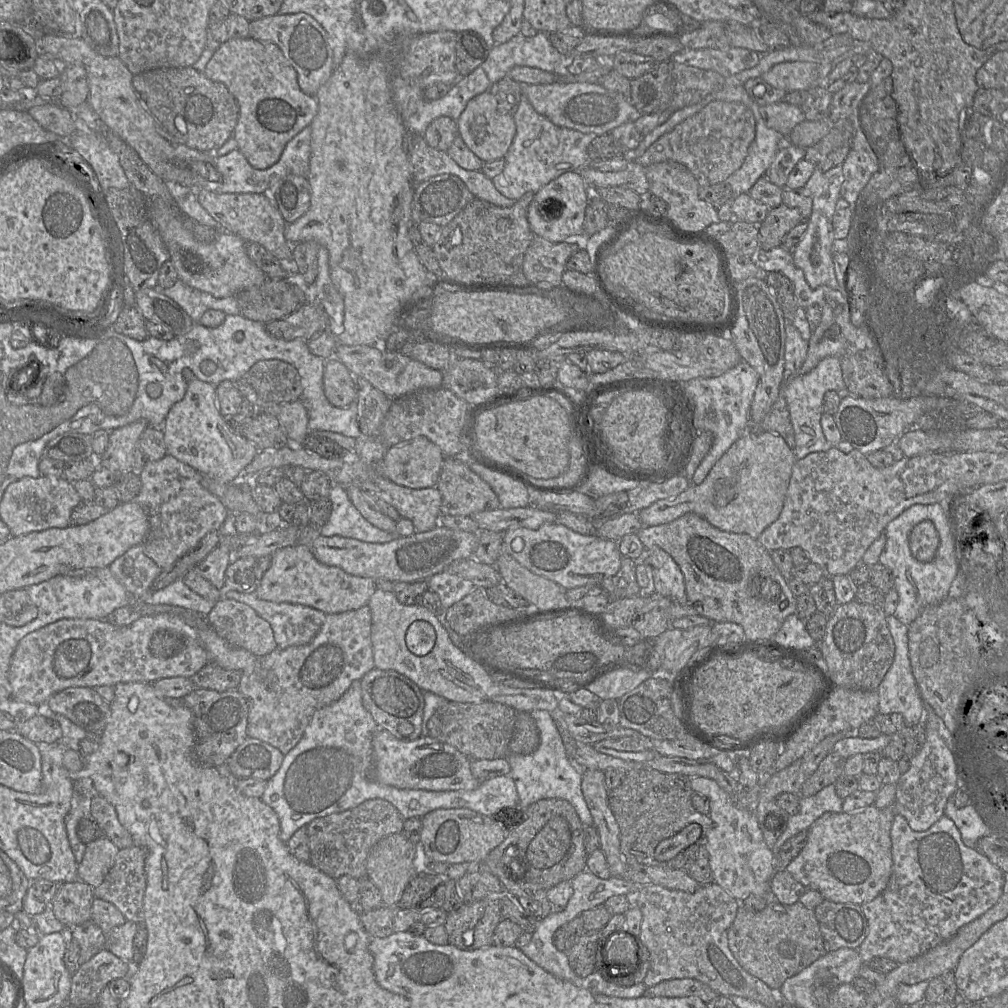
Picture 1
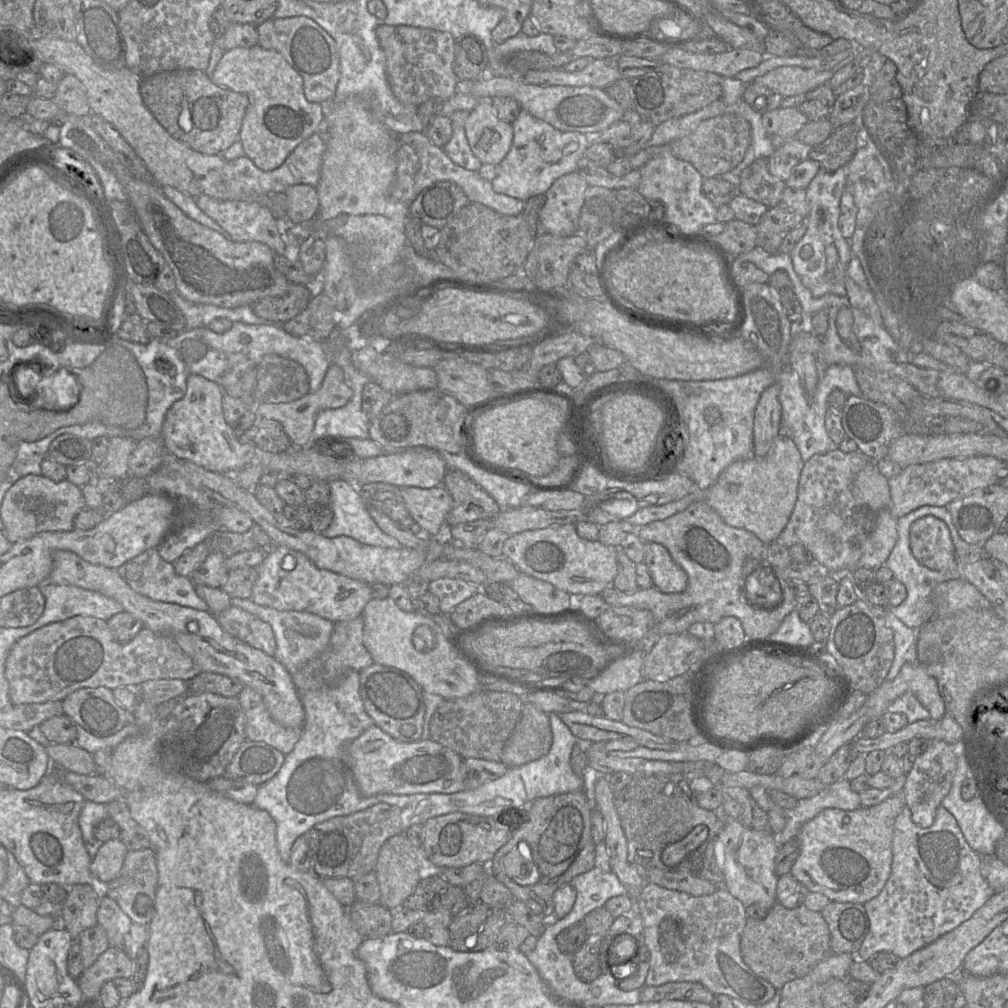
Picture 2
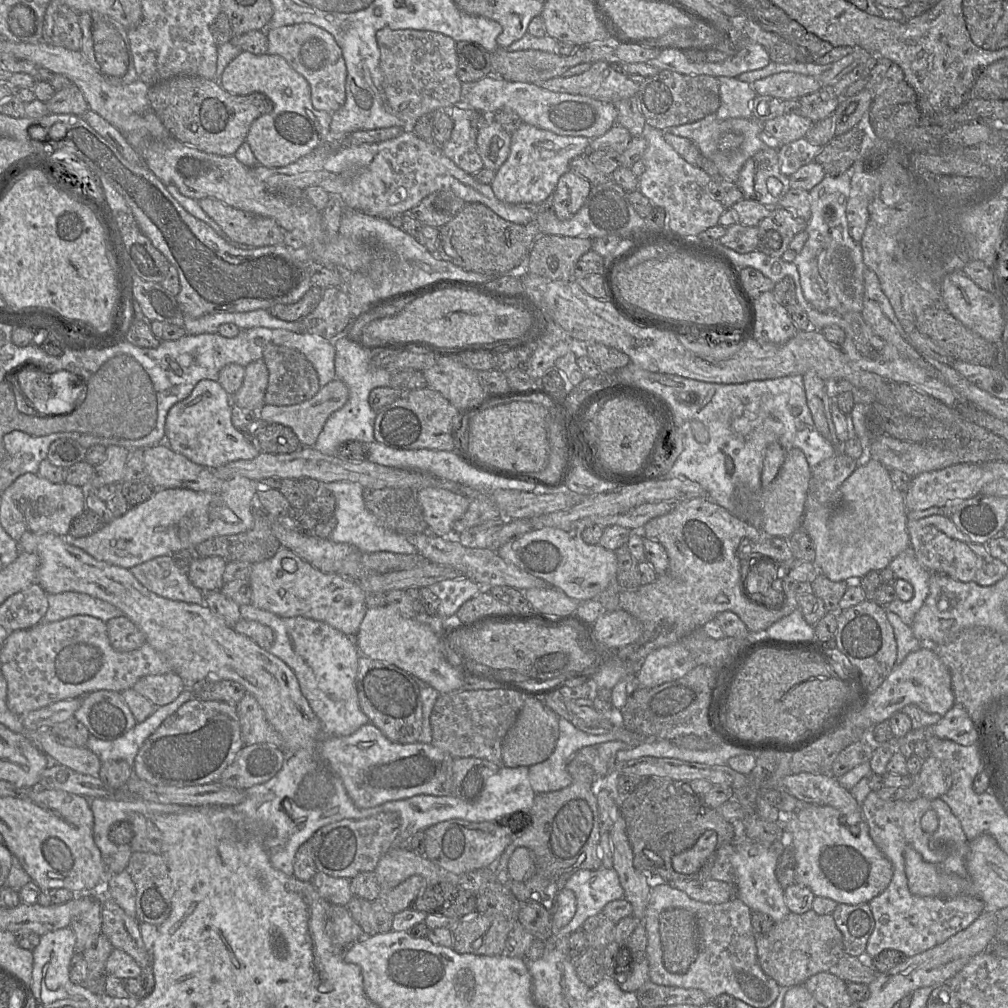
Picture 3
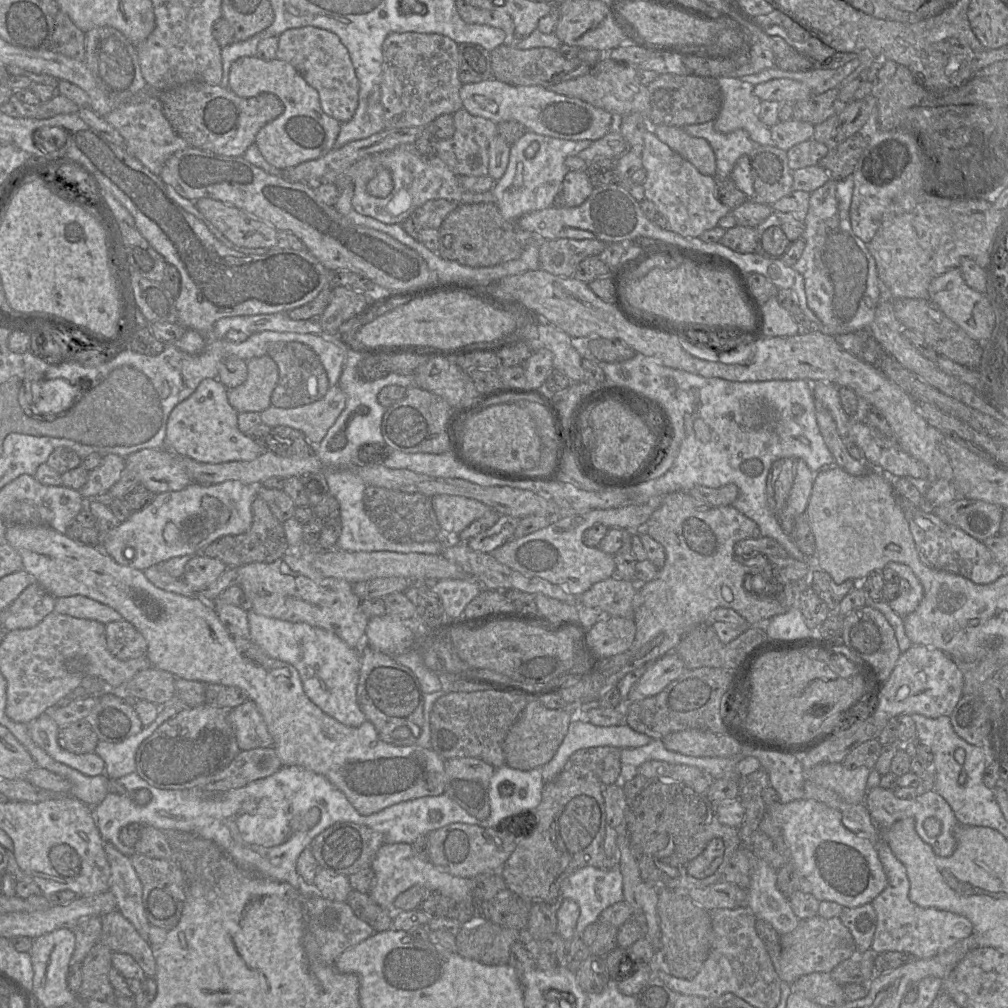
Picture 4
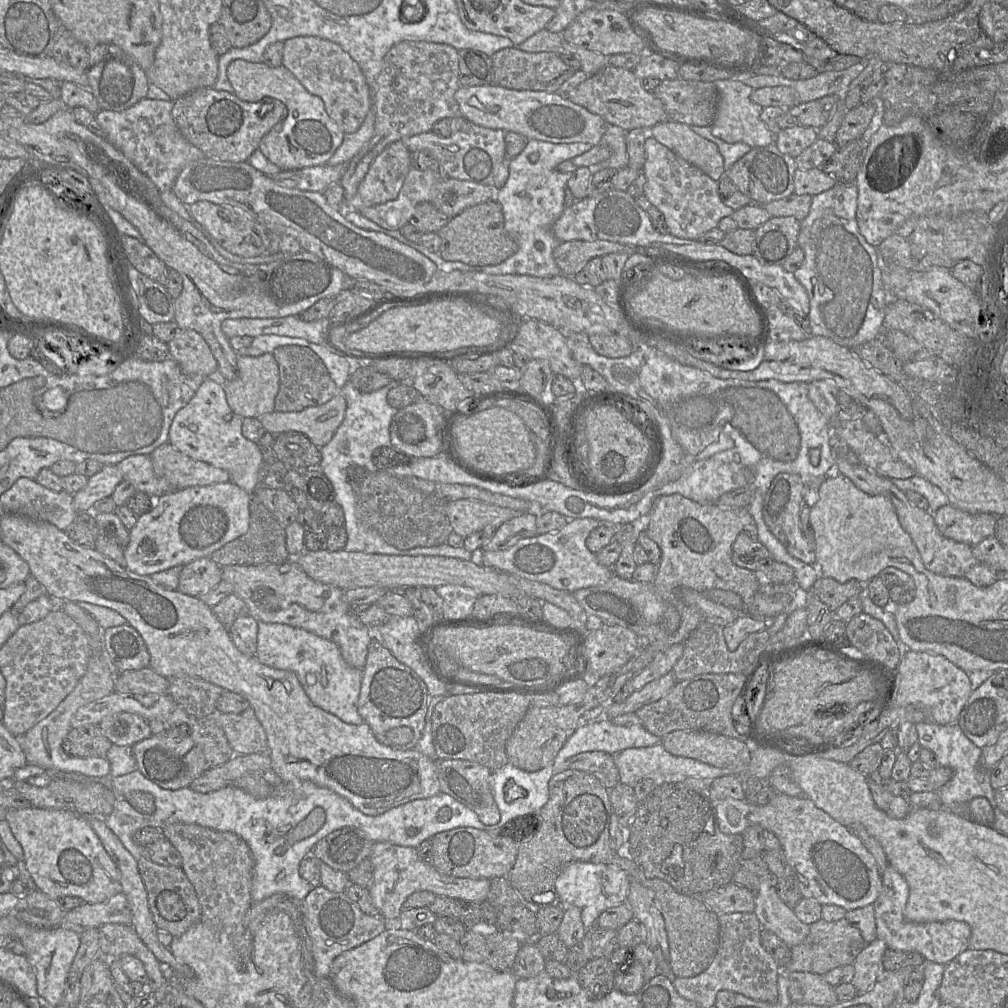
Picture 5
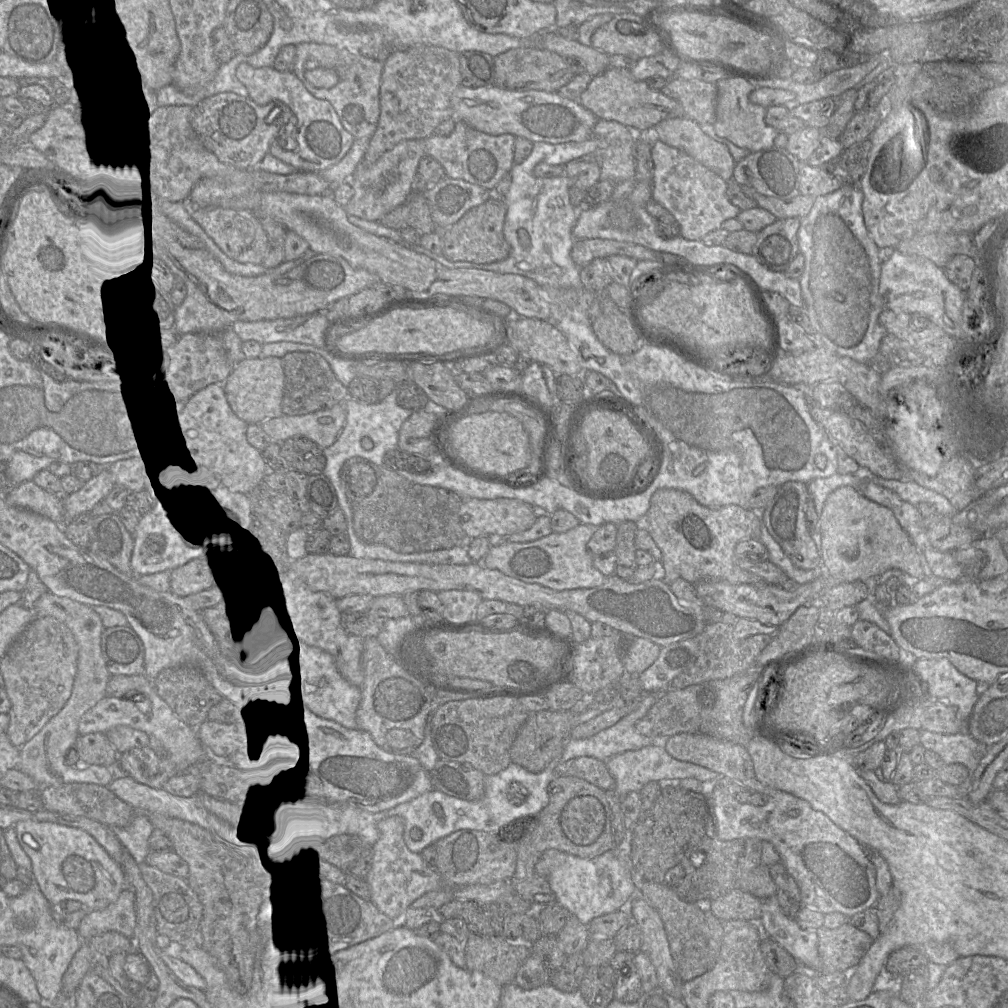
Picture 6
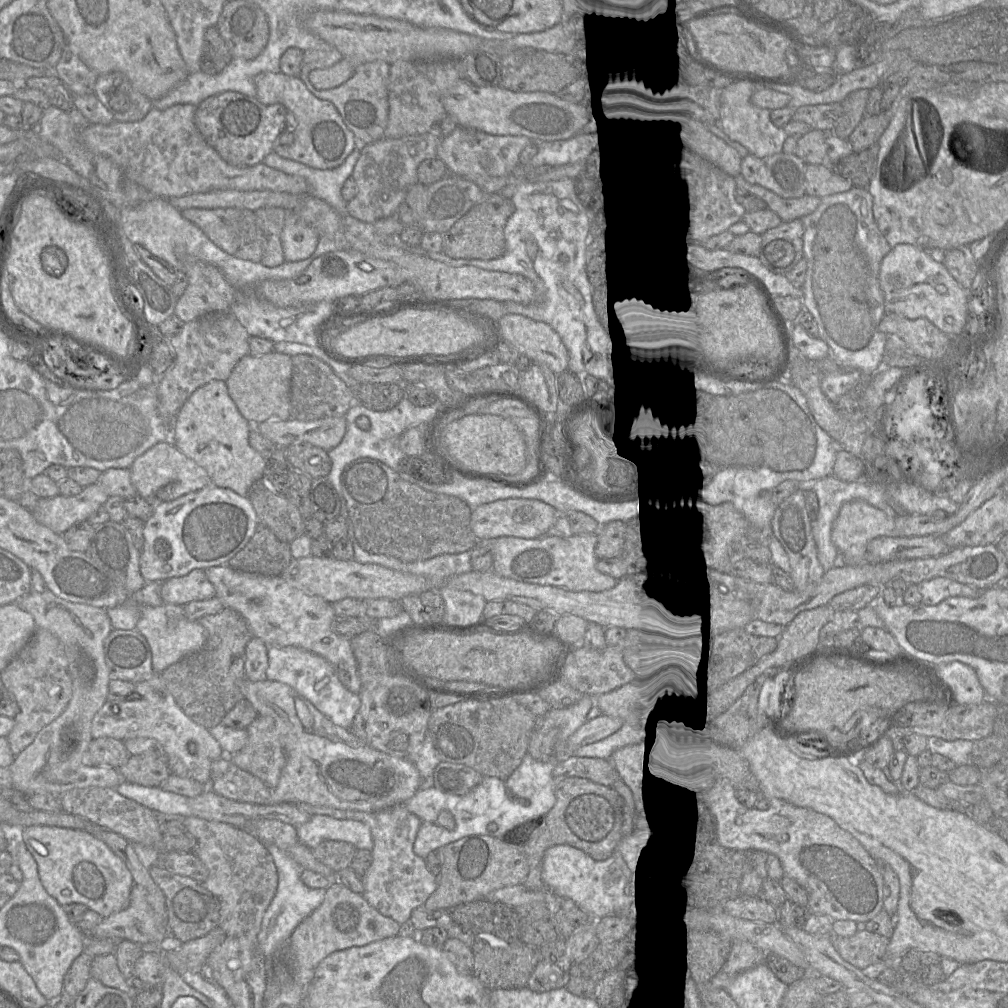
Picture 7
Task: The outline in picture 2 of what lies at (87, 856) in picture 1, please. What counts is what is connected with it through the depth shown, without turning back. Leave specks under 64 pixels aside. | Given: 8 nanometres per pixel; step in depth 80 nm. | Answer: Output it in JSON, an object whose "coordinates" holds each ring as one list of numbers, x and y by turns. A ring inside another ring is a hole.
{"coordinates":[[120,839,103,842,92,857,91,873,103,883,112,881,118,877,127,852,127,847]]}

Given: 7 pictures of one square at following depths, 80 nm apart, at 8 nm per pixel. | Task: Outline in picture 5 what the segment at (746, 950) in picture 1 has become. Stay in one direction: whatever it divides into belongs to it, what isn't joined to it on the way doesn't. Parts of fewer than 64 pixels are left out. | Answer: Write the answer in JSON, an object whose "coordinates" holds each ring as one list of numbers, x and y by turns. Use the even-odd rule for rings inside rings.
{"coordinates":[[821,918,810,924,807,937,791,948,788,968,781,972,810,972,823,975,839,966,853,964,866,945,860,931,845,918,838,921,826,921]]}

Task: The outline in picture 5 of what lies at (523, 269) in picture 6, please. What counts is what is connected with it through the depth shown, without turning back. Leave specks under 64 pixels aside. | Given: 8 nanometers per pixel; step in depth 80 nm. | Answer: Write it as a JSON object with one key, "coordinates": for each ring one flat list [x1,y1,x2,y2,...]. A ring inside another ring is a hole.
{"coordinates":[[530,139,525,149,511,159,508,180,502,188,496,190,494,199,502,206,505,230,517,243,518,249,511,257,496,265,472,266,460,261,446,261,438,253,433,253,421,244,406,239,399,230,384,229,357,211,343,209,342,214,347,221,359,228,384,233,415,249,434,262,444,272,460,270,483,272,492,275,560,276,562,275,561,270,553,257,553,250,560,242,555,238,552,227,566,207,565,189,572,173,560,172,556,167,561,162,571,160,589,151,591,148,591,144,584,142,552,143],[533,152,539,154,536,162,530,162,529,160,529,155]]}

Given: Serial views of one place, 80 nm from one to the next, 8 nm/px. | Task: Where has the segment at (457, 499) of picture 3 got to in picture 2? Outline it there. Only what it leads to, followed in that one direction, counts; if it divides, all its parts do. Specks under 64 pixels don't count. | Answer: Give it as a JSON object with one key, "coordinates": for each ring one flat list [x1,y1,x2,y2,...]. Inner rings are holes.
{"coordinates":[[401,487,400,491,407,510,422,533,428,537,440,536,453,505,445,487]]}

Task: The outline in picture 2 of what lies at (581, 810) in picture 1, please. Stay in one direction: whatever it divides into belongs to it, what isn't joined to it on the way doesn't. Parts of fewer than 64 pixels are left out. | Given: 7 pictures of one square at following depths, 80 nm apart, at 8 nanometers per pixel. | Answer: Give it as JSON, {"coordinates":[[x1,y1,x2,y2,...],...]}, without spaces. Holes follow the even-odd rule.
{"coordinates":[[557,713,548,715,553,734,550,751,545,756,519,767,519,773,527,793,528,804,538,798,584,790,583,778,574,773,570,764,573,748,580,740,562,722]]}

